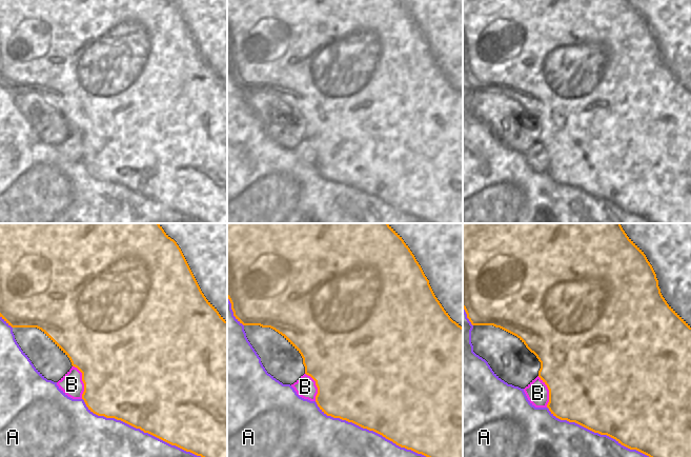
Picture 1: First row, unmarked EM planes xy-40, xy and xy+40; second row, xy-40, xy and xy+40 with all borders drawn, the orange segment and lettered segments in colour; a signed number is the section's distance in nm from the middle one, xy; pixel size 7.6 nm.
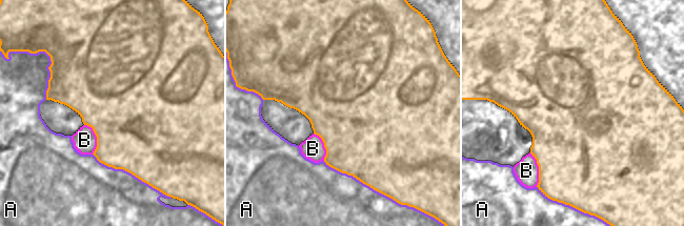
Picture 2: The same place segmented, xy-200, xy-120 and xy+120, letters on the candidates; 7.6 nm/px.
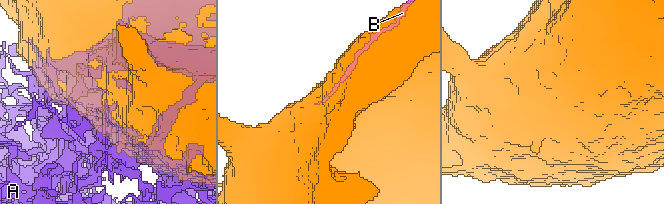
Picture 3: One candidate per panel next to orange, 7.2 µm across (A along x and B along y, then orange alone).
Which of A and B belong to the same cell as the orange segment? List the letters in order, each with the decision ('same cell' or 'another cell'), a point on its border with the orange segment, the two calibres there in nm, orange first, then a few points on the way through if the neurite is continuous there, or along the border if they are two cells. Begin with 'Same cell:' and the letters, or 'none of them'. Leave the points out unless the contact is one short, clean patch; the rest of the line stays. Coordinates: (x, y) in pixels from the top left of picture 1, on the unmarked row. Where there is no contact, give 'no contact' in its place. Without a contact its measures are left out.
Same cell: none of them
A: another cell; contact xy-40 (142, 194); calibres 500 and 480 nm
B: another cell; contact xy-40 (82, 144); calibres 500 and 170 nm

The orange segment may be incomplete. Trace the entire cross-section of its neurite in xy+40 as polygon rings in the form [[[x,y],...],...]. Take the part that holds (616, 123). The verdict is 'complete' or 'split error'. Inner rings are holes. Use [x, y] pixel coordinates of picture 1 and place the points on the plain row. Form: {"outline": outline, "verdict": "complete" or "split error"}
{"outline": [[[463,0],[463,73],[472,90],[493,90],[516,100],[541,126],[538,141],[549,154],[547,172],[561,184],[607,199],[651,223],[691,223],[691,0]]], "verdict": "split error"}

